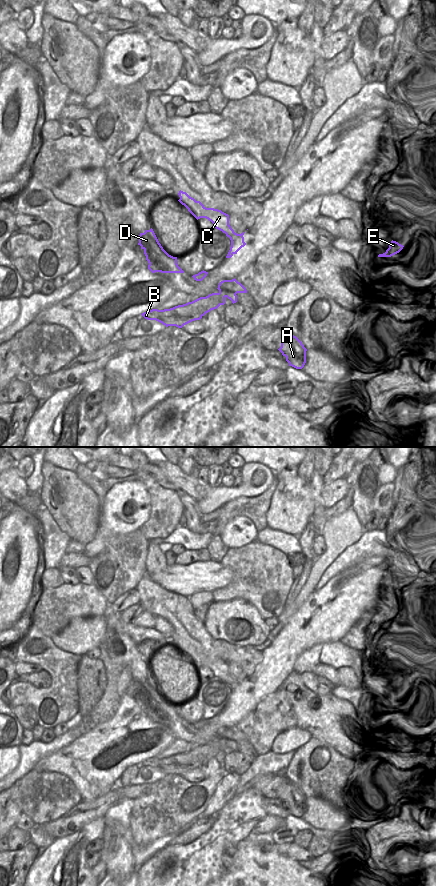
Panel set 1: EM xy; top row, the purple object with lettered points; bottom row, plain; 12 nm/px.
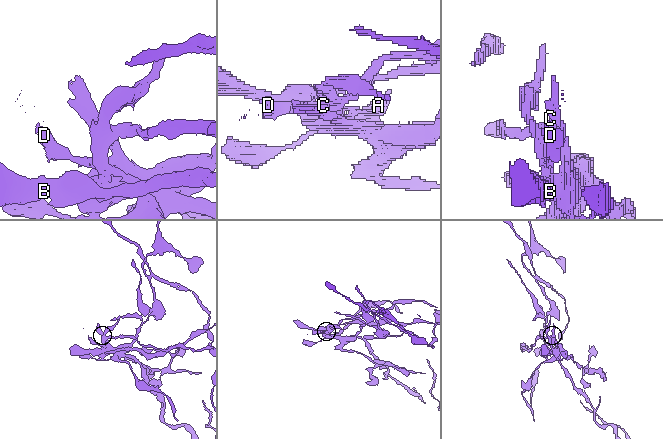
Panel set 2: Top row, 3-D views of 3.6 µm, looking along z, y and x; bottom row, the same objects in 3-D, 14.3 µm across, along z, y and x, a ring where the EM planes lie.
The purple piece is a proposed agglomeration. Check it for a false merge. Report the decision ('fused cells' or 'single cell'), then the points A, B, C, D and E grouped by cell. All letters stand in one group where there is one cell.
fused cells | A D / B C E

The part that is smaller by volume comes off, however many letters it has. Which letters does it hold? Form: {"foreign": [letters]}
{"foreign": ["A", "D"]}

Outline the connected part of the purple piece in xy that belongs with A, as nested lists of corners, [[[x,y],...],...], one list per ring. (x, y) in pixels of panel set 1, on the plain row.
[[[289,781],[282,789],[281,795],[278,797],[289,814],[296,817],[302,817],[306,811],[306,799],[302,790],[293,782]]]

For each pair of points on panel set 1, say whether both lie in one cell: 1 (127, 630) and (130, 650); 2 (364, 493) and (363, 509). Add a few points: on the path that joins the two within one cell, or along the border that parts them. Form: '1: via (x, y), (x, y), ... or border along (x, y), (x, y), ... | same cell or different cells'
1: border along (110, 621), (117, 630), (137, 644) | different cells
2: via (363, 497), (363, 505) | same cell

